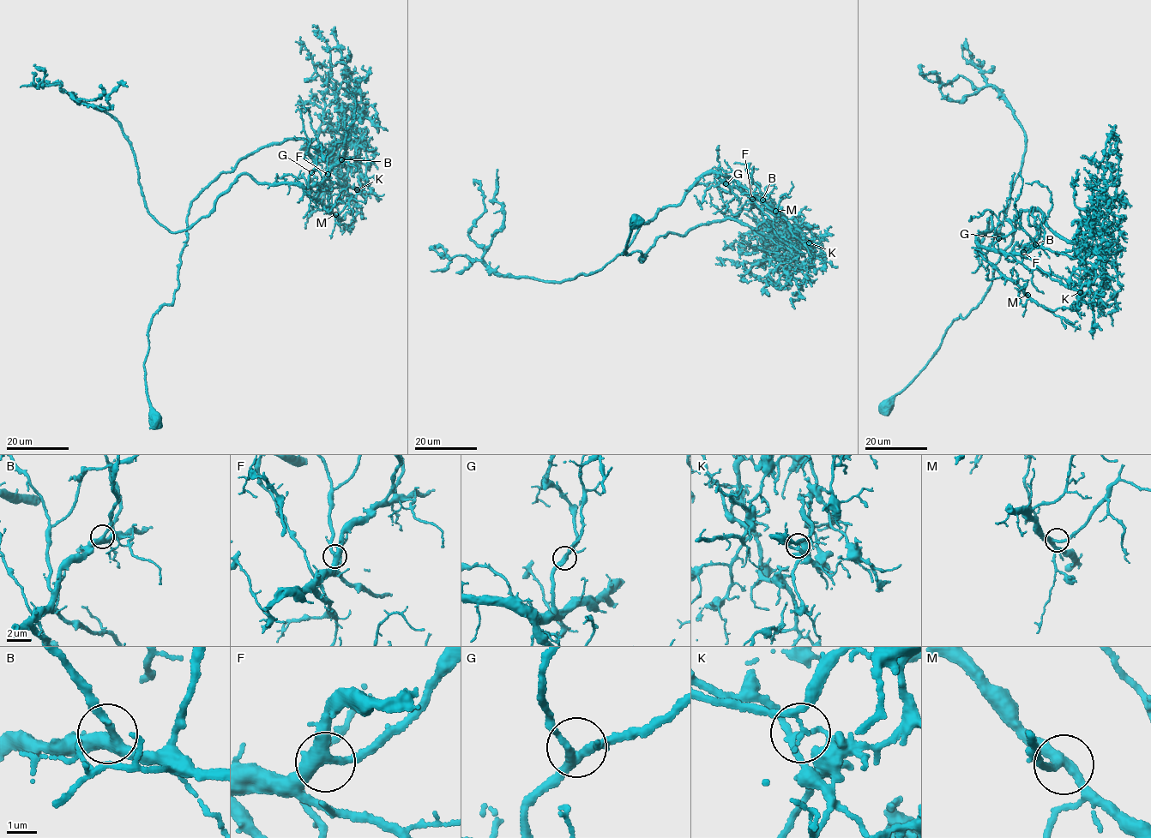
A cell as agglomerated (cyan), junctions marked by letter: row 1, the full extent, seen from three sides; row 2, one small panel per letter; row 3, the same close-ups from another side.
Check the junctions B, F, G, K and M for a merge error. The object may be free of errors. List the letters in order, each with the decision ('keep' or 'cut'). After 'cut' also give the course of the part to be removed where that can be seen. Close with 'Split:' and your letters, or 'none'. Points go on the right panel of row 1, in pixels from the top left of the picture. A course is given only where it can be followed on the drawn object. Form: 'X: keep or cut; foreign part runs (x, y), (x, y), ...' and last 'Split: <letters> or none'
B: keep
F: keep
G: keep
K: cut; foreign part runs (1080, 292), (984, 248), (991, 216), (979, 250), (1021, 170), (1022, 128), (992, 86), (950, 101), (920, 74)
M: keep
Split: K

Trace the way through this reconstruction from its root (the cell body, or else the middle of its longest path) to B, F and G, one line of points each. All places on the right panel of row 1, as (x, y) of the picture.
B: (885, 405), (979, 305), (1020, 211), (1039, 210), (1061, 237), (1084, 246), (1069, 258), (1035, 244)
F: (885, 405), (979, 305), (1020, 211), (1039, 210), (1061, 237), (1084, 246), (1073, 258), (1023, 252)
G: (885, 405), (979, 305), (1020, 211), (1084, 246), (1073, 258), (1015, 254), (998, 238)

